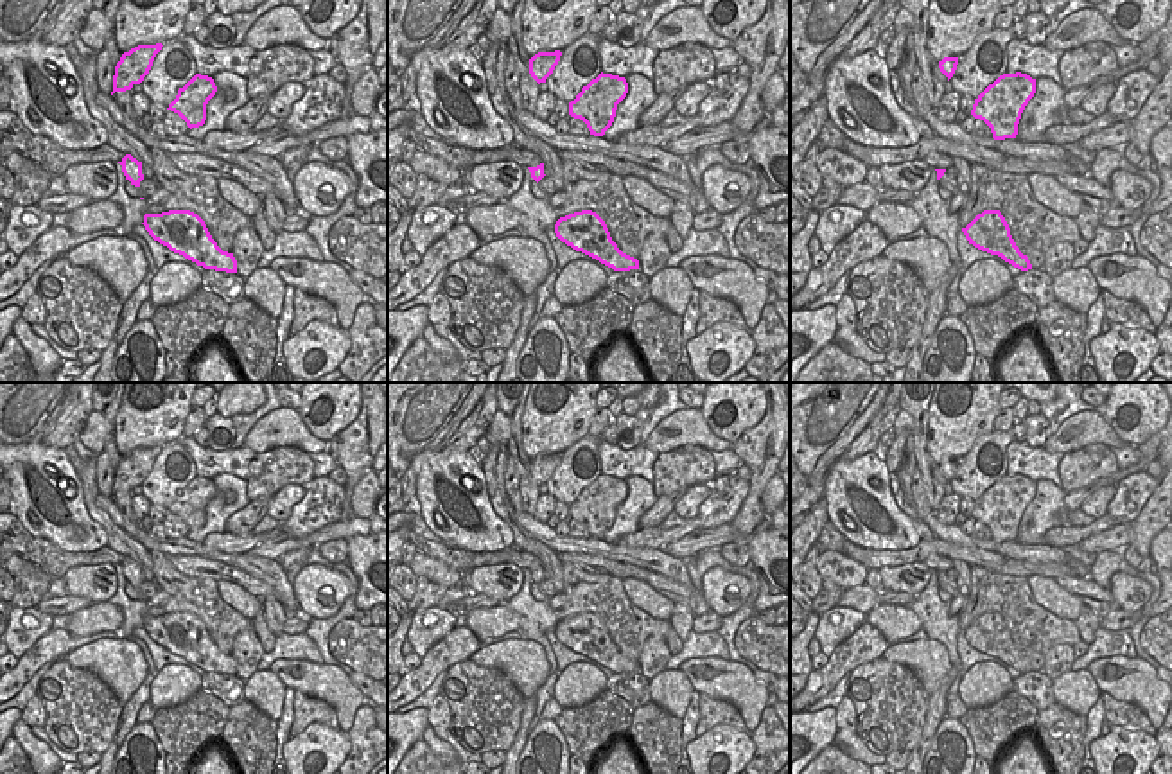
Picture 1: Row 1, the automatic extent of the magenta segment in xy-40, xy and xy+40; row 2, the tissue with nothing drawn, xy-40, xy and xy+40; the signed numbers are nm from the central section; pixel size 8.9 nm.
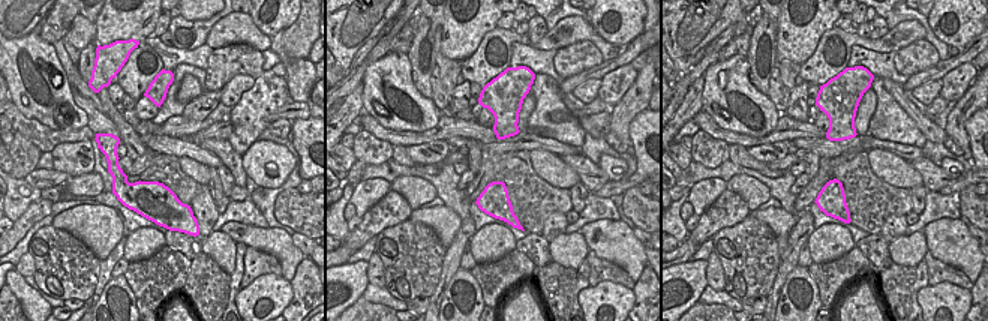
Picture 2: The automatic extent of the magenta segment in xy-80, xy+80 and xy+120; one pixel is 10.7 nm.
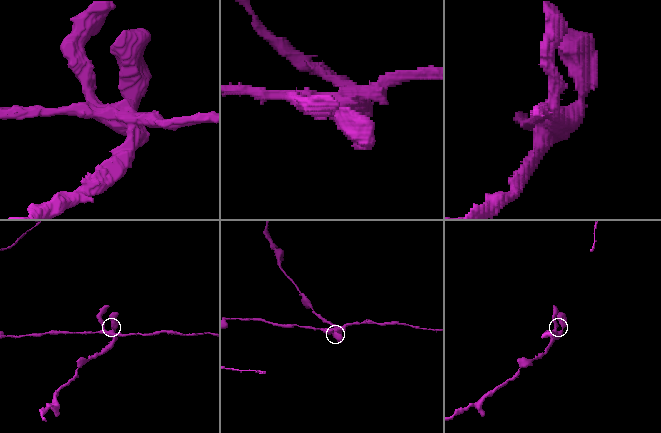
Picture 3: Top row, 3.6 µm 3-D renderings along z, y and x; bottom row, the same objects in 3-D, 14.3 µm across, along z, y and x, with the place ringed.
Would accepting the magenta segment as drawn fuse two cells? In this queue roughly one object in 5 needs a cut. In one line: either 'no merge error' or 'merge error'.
merge error

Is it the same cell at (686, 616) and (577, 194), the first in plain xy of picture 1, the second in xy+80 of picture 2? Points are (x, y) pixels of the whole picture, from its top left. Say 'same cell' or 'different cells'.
same cell

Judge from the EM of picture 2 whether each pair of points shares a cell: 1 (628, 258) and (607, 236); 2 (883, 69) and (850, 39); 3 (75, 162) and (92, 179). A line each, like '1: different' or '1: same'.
1: same
2: different
3: different

